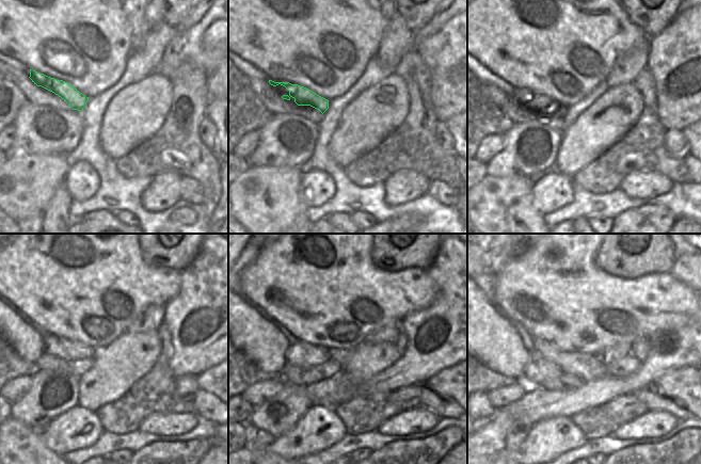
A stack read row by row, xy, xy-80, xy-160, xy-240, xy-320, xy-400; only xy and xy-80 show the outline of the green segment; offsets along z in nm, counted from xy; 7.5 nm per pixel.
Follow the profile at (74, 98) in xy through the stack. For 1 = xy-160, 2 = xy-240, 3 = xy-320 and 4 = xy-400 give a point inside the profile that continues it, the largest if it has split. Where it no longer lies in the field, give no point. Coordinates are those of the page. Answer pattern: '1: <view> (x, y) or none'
1: xy-160 (539, 104)
2: xy-240 (67, 350)
3: xy-320 (302, 354)
4: xy-400 (538, 370)

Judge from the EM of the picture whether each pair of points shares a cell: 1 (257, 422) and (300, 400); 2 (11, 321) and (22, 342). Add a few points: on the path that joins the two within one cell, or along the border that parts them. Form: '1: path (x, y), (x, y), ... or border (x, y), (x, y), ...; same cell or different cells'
1: path (269, 422), (274, 426), (279, 425), (289, 412); same cell
2: path (12, 326), (21, 337); same cell

